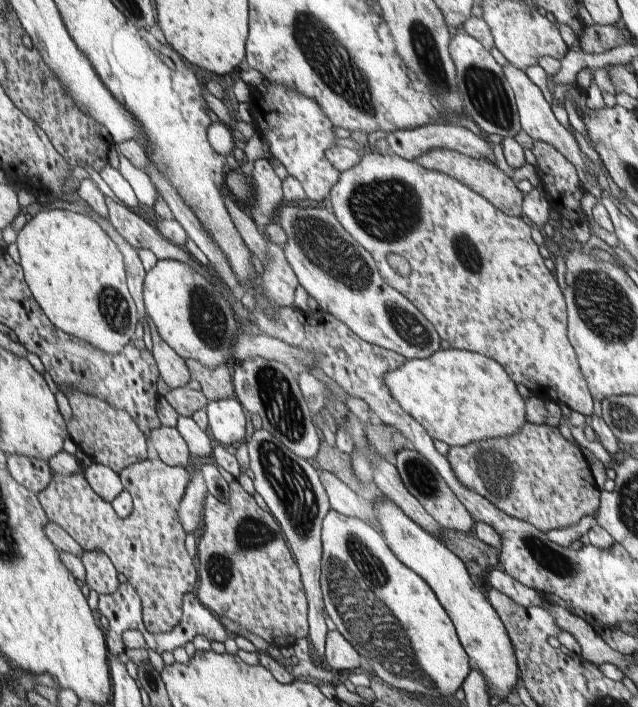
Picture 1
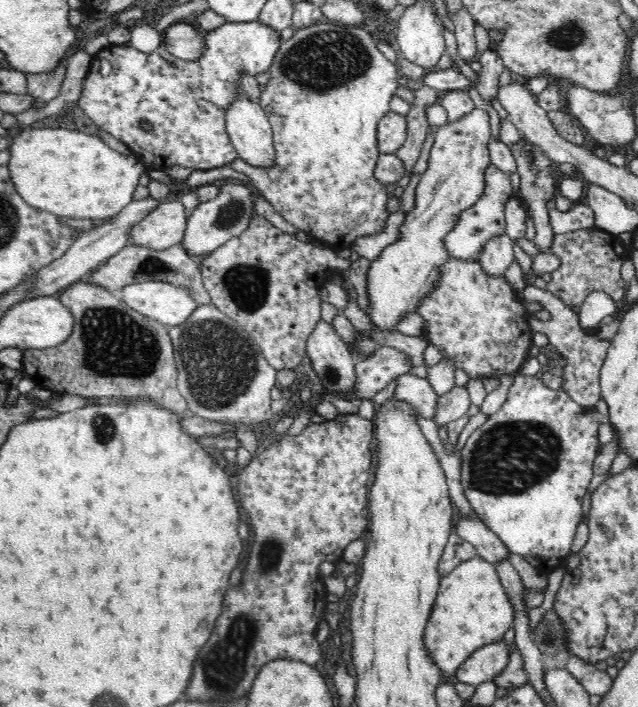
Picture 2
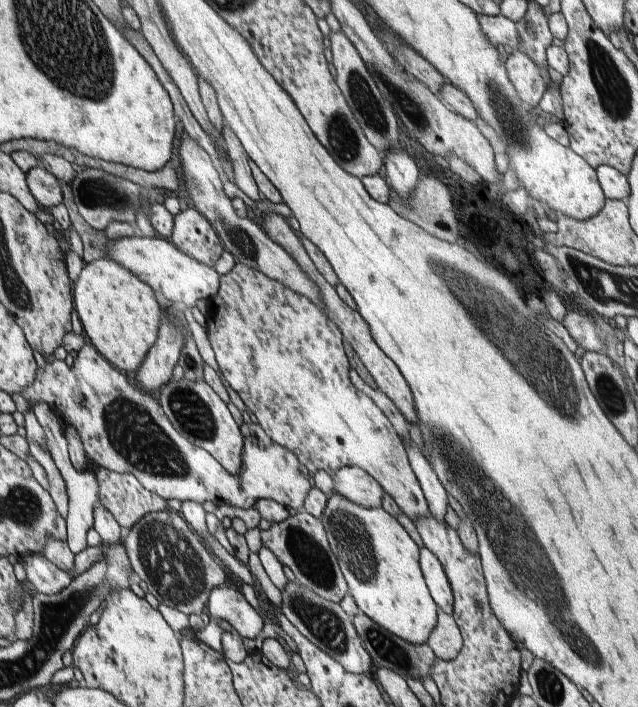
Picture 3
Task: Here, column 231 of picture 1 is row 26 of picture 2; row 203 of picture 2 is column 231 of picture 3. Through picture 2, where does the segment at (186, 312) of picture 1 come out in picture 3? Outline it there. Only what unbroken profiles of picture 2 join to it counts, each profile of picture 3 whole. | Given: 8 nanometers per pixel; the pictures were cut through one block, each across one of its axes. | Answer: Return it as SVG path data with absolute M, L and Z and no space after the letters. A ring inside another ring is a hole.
M236 262L234 268L228 274L220 277L220 290L210 299L209 304L210 311L205 316L205 330L212 350L215 352L216 362L222 372L222 376L236 390L242 402L256 416L258 424L265 429L272 440L277 441L278 444L281 444L284 448L290 450L290 452L295 453L298 460L313 474L324 470L324 472L327 472L334 478L334 474L340 468L357 466L369 472L370 476L373 476L374 480L377 480L378 484L381 484L381 487L385 490L385 494L388 494L390 498L394 498L396 504L399 506L399 510L408 516L408 518L416 520L416 518L430 516L428 501L425 498L425 493L422 492L421 482L418 480L417 474L409 462L408 450L405 448L404 441L401 439L401 436L398 436L397 429L392 427L390 420L384 415L384 412L370 400L370 396L358 390L350 381L348 371L351 366L349 365L346 352L344 352L344 336L341 333L341 329L338 328L338 325L334 324L334 321L330 320L322 309L318 308L309 297L294 292L293 289L288 288L281 281L274 280L266 276L265 273L260 272L260 270L254 270L254 268L250 268L250 266L246 266L240 262Z

